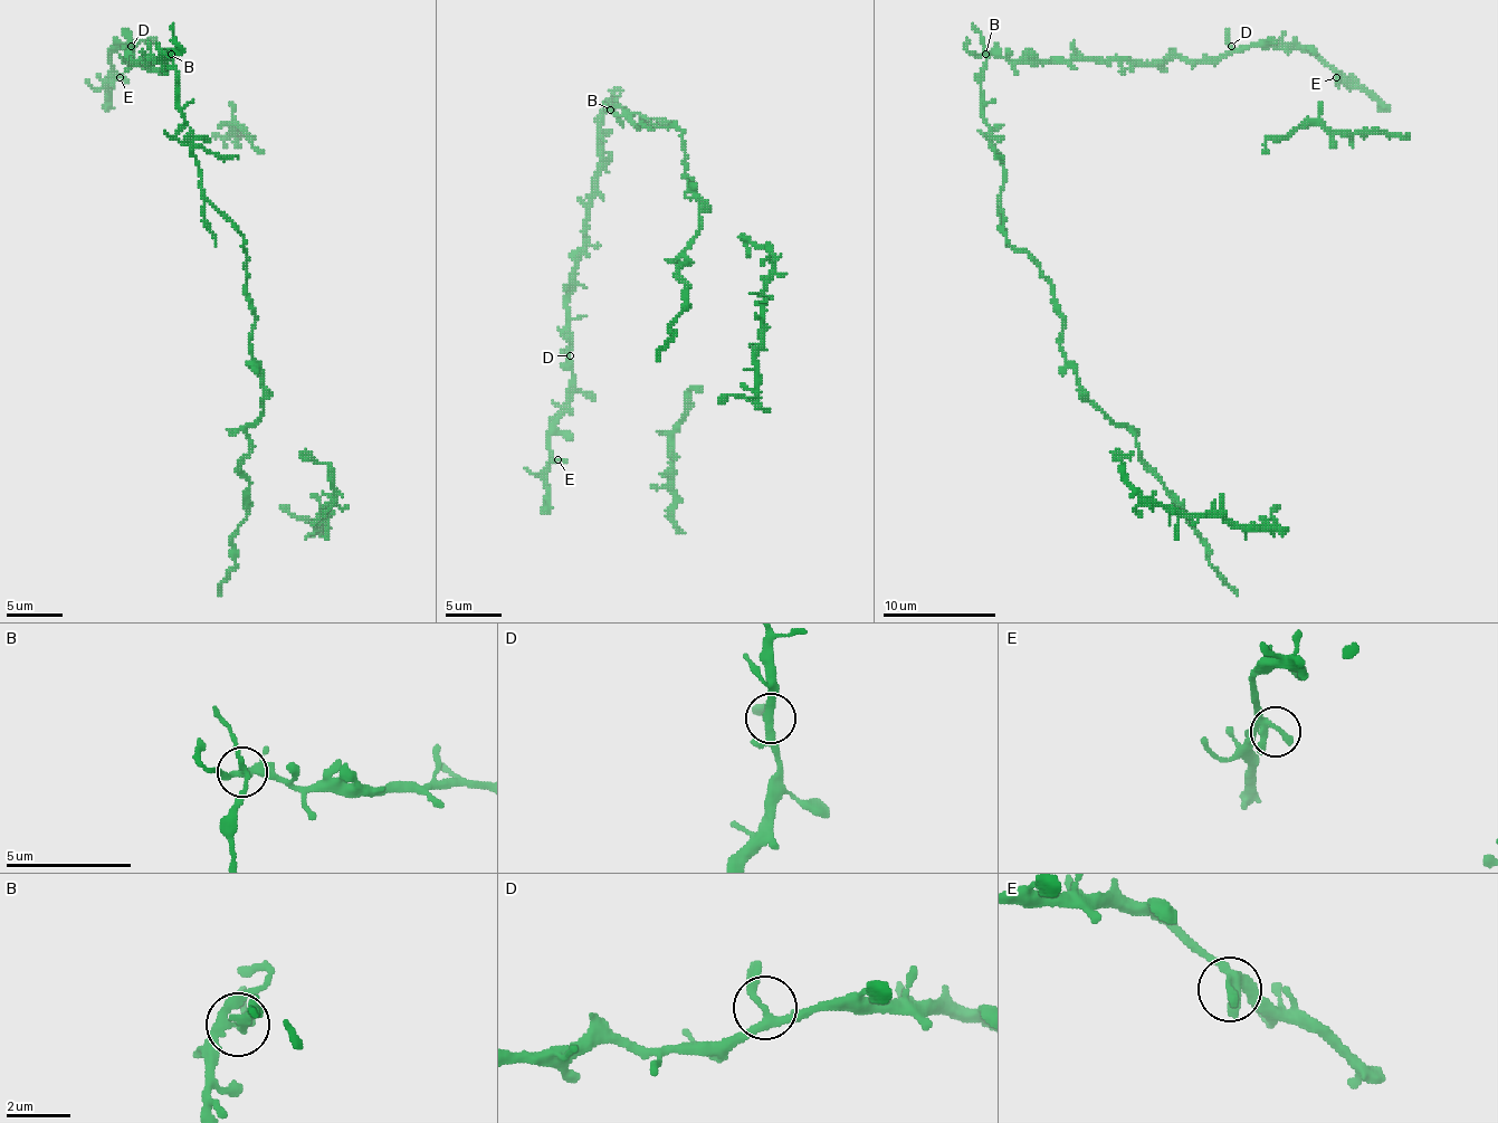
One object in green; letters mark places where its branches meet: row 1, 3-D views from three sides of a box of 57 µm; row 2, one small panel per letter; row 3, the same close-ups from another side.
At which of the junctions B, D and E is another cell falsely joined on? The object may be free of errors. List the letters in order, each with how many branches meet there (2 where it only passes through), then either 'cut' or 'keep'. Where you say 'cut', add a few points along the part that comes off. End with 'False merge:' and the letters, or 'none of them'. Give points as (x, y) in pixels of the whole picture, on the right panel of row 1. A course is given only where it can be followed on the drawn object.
B: 4 | cut | (986, 55), (981, 108), (1003, 168), (1003, 235), (1051, 285), (1060, 350), (1079, 390), (1131, 429), (1237, 596)
D: 4 | keep
E: 3 | keep
False merge: B

